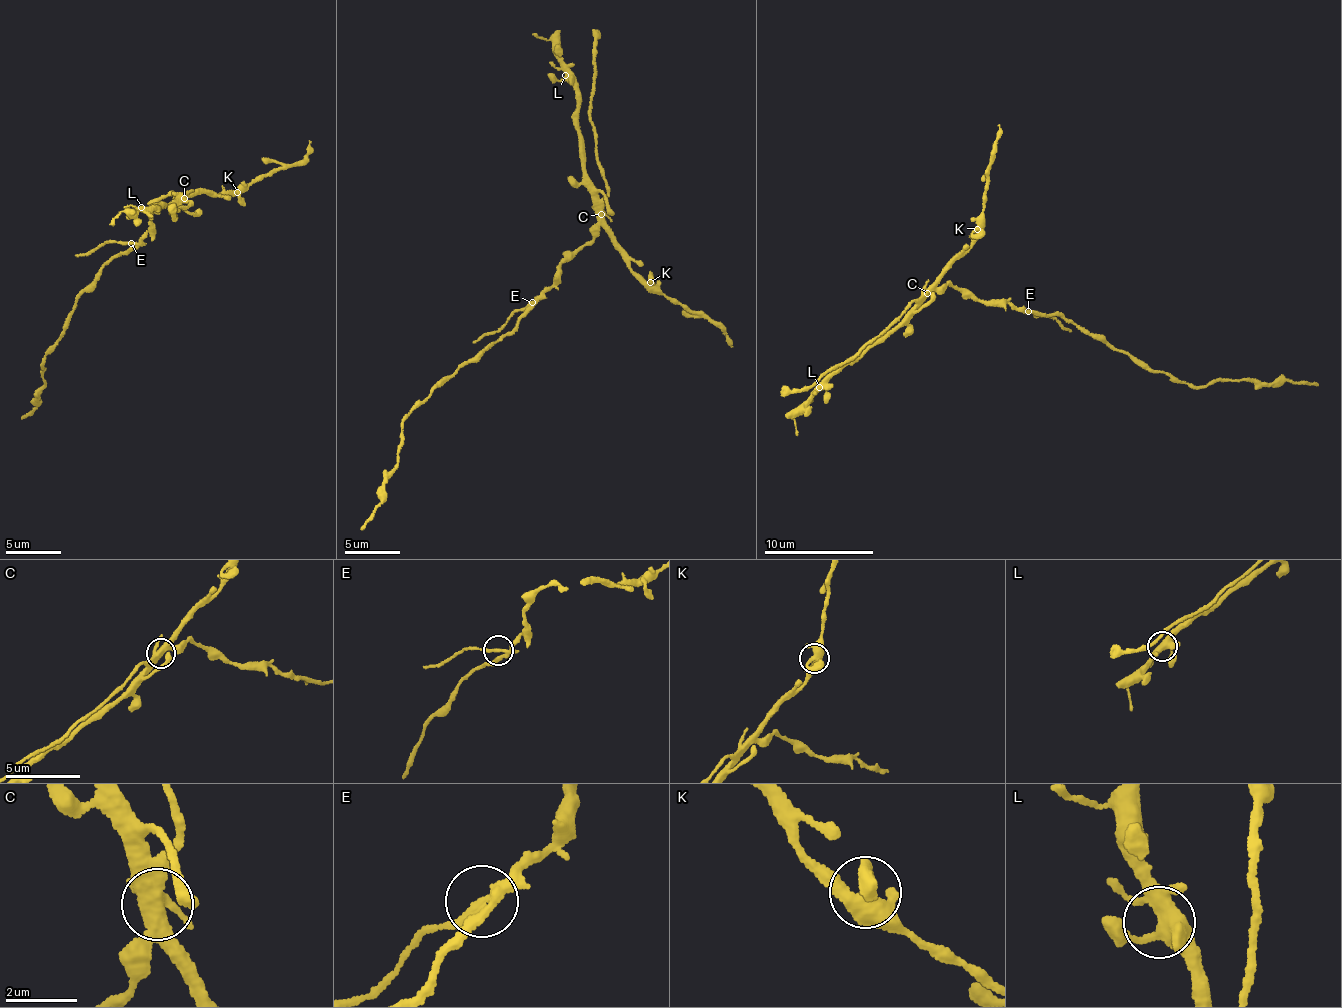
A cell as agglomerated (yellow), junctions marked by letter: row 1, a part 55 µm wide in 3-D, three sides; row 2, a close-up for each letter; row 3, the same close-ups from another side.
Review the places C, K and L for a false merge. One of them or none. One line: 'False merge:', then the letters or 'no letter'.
False merge: C

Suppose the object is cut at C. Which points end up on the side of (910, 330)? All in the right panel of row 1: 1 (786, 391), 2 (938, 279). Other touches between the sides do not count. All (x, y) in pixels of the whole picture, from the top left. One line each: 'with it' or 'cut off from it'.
1: cut off from it
2: with it

